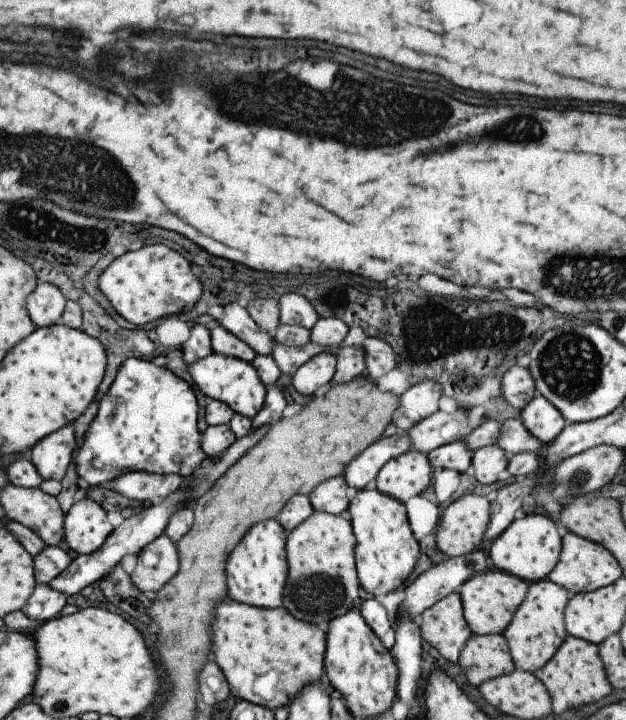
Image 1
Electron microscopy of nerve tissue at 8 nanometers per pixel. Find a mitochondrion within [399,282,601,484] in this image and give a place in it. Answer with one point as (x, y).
(518, 332)

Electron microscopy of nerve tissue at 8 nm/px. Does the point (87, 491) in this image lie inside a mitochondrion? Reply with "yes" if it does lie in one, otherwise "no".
no

